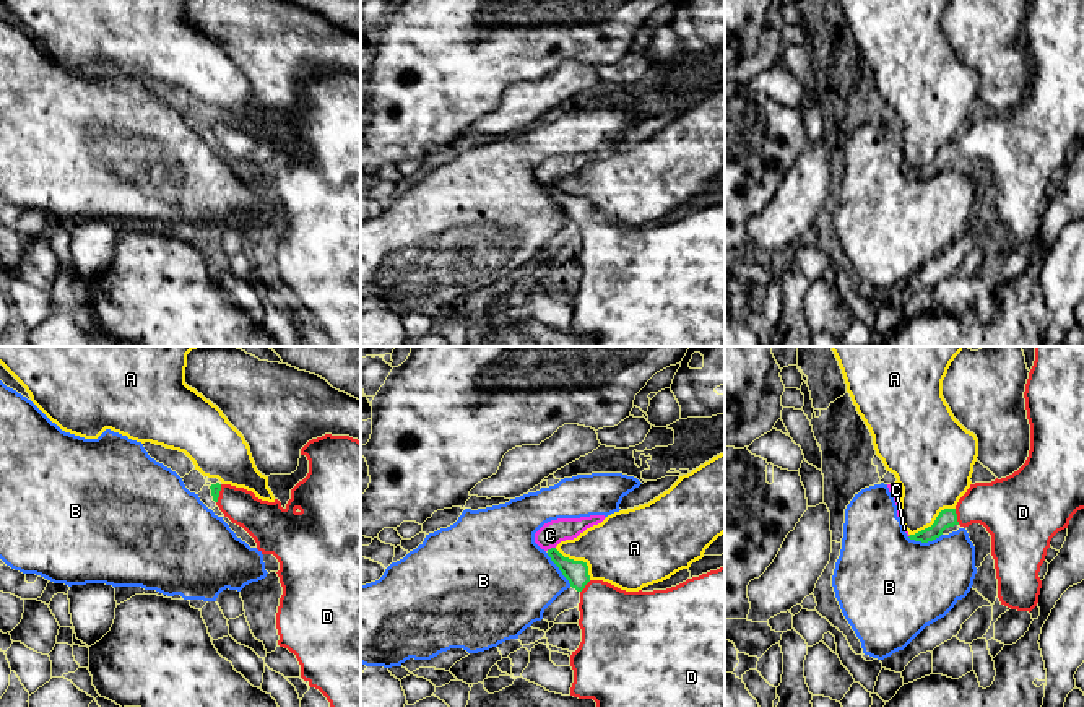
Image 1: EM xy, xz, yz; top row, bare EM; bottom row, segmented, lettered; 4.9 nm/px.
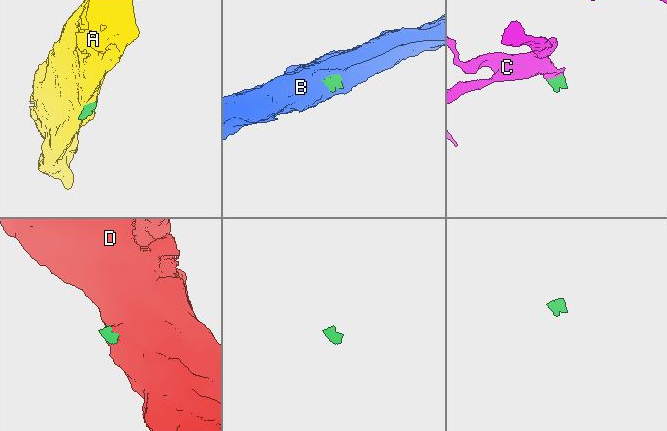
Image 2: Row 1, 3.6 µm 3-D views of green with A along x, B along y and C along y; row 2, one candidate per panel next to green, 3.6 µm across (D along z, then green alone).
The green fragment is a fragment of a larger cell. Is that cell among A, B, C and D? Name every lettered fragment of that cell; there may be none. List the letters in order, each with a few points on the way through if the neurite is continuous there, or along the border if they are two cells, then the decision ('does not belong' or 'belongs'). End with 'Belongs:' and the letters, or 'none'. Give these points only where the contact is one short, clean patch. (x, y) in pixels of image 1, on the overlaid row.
A: along yz (954, 507), (945, 507), (930, 525), (910, 535) | does not belong
B: along yz (941, 533), (927, 542), (915, 542), (907, 537) | does not belong
C: across xz (576, 572), (551, 548), (550, 535) | belongs
D: across yz (948, 517), (956, 517), (972, 507), (1005, 507) | belongs
Belongs: C, D

